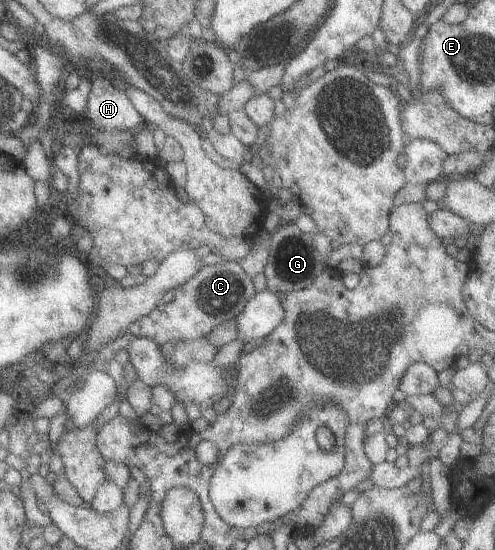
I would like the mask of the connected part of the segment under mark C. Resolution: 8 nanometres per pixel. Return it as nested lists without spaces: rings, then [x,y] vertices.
[[[239,261],[204,265],[192,278],[174,289],[174,298],[170,302],[162,302],[150,316],[130,325],[128,331],[137,337],[150,338],[161,347],[168,341],[198,340],[219,324],[235,320],[255,292],[251,274],[241,267]]]

